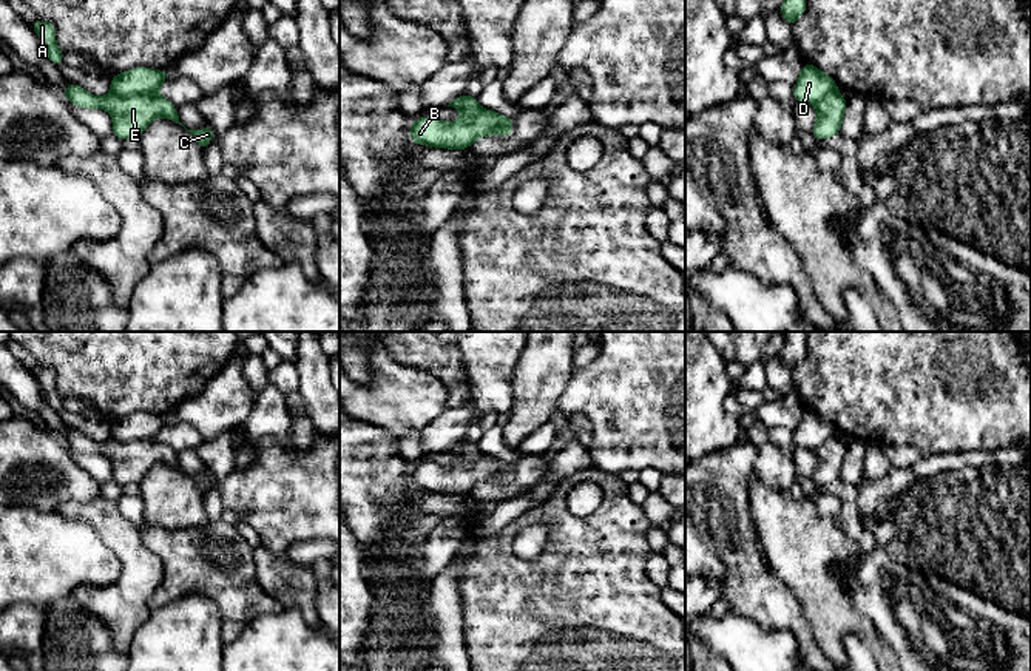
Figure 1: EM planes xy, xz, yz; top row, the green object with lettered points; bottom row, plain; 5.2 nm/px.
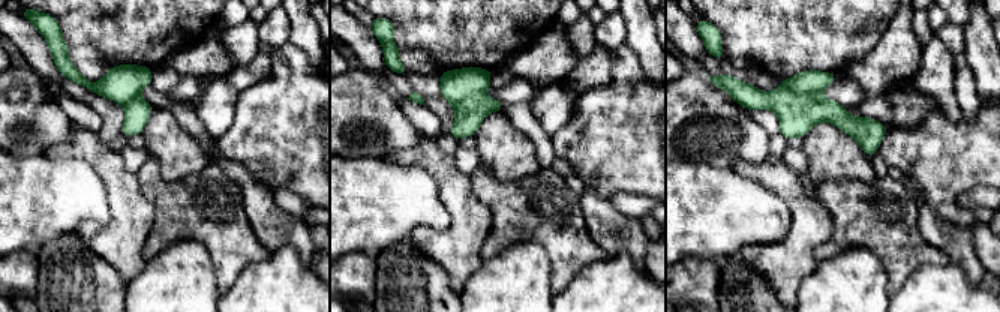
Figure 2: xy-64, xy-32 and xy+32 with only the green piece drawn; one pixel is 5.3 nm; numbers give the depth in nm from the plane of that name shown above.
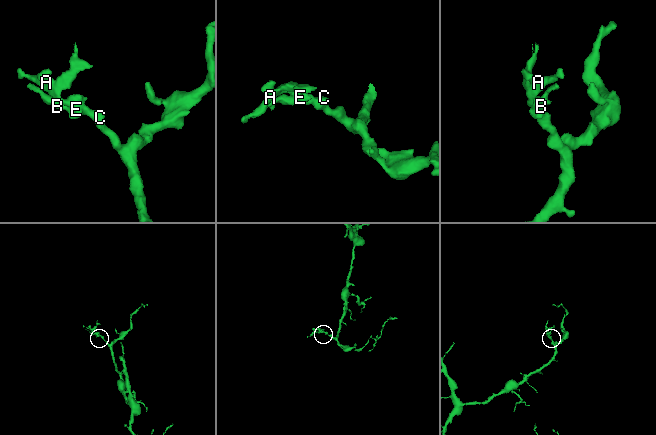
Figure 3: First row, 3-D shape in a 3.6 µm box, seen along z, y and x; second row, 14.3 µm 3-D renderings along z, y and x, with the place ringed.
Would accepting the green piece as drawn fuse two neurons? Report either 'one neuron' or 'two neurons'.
two neurons

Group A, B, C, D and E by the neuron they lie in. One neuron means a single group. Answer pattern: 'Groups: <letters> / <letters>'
Groups: A D / B C E

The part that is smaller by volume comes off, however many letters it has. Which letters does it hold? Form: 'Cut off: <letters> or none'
Cut off: A, D

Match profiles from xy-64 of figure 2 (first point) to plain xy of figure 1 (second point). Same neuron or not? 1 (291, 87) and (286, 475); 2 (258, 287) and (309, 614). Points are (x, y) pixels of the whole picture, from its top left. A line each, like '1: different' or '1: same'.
1: same
2: different

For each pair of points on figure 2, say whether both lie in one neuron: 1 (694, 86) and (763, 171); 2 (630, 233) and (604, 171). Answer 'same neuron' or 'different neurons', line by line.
1: different neurons
2: different neurons

